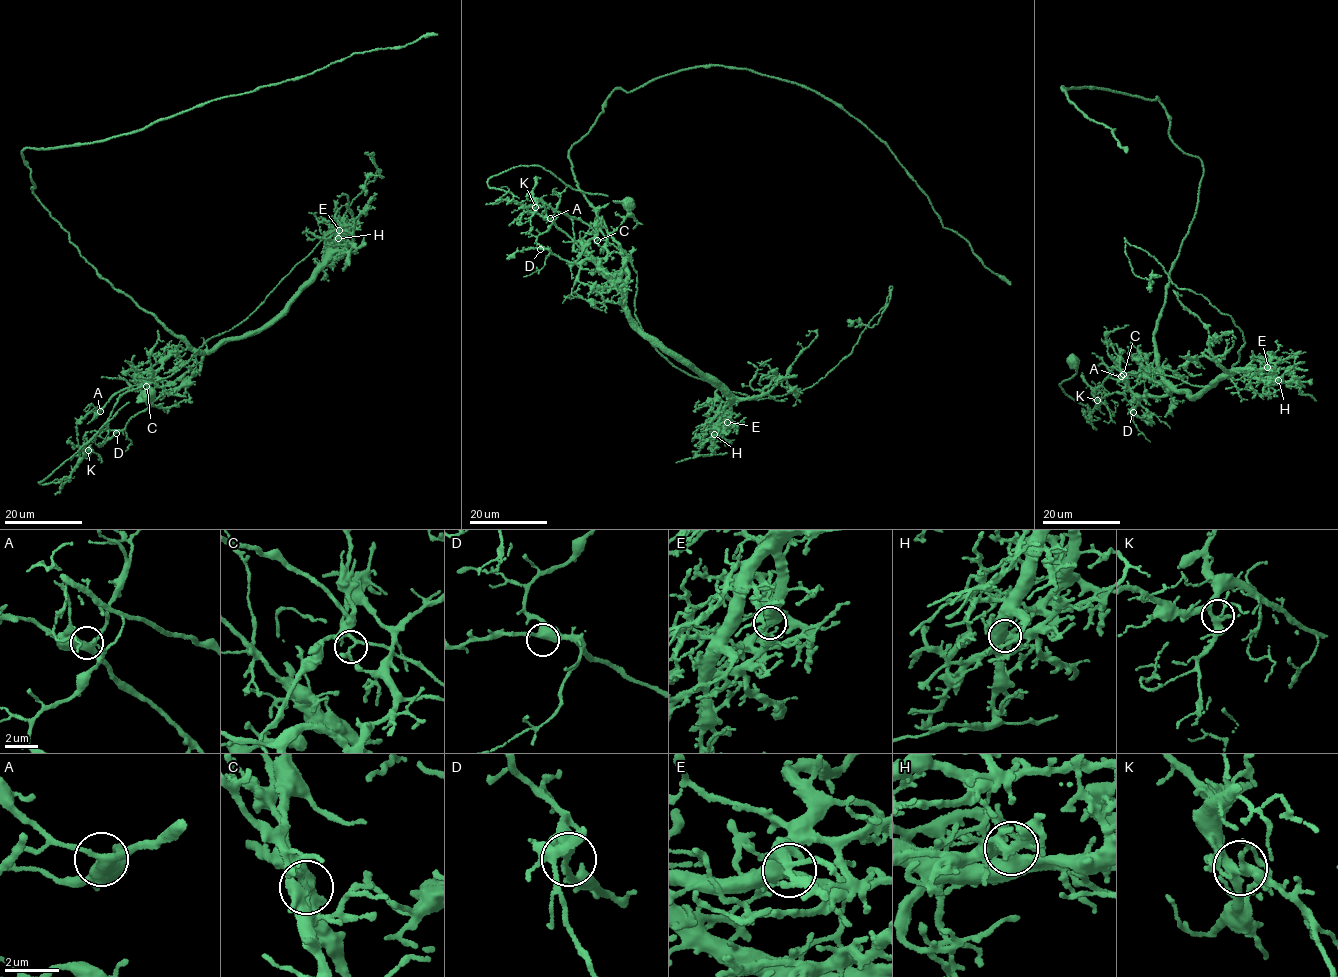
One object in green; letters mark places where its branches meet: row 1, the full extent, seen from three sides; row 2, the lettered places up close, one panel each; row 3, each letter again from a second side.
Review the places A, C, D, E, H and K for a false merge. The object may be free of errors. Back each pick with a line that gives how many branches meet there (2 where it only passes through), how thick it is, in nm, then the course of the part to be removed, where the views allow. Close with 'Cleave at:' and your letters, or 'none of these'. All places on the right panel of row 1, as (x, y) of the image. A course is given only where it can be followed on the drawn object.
C: 4 branches meet; 170 nm thick; foreign part runs (1123, 374), (1211, 385), (1244, 343), (1230, 316), (1126, 242), (1136, 275), (1153, 276), (1149, 292)
Cleave at: C

